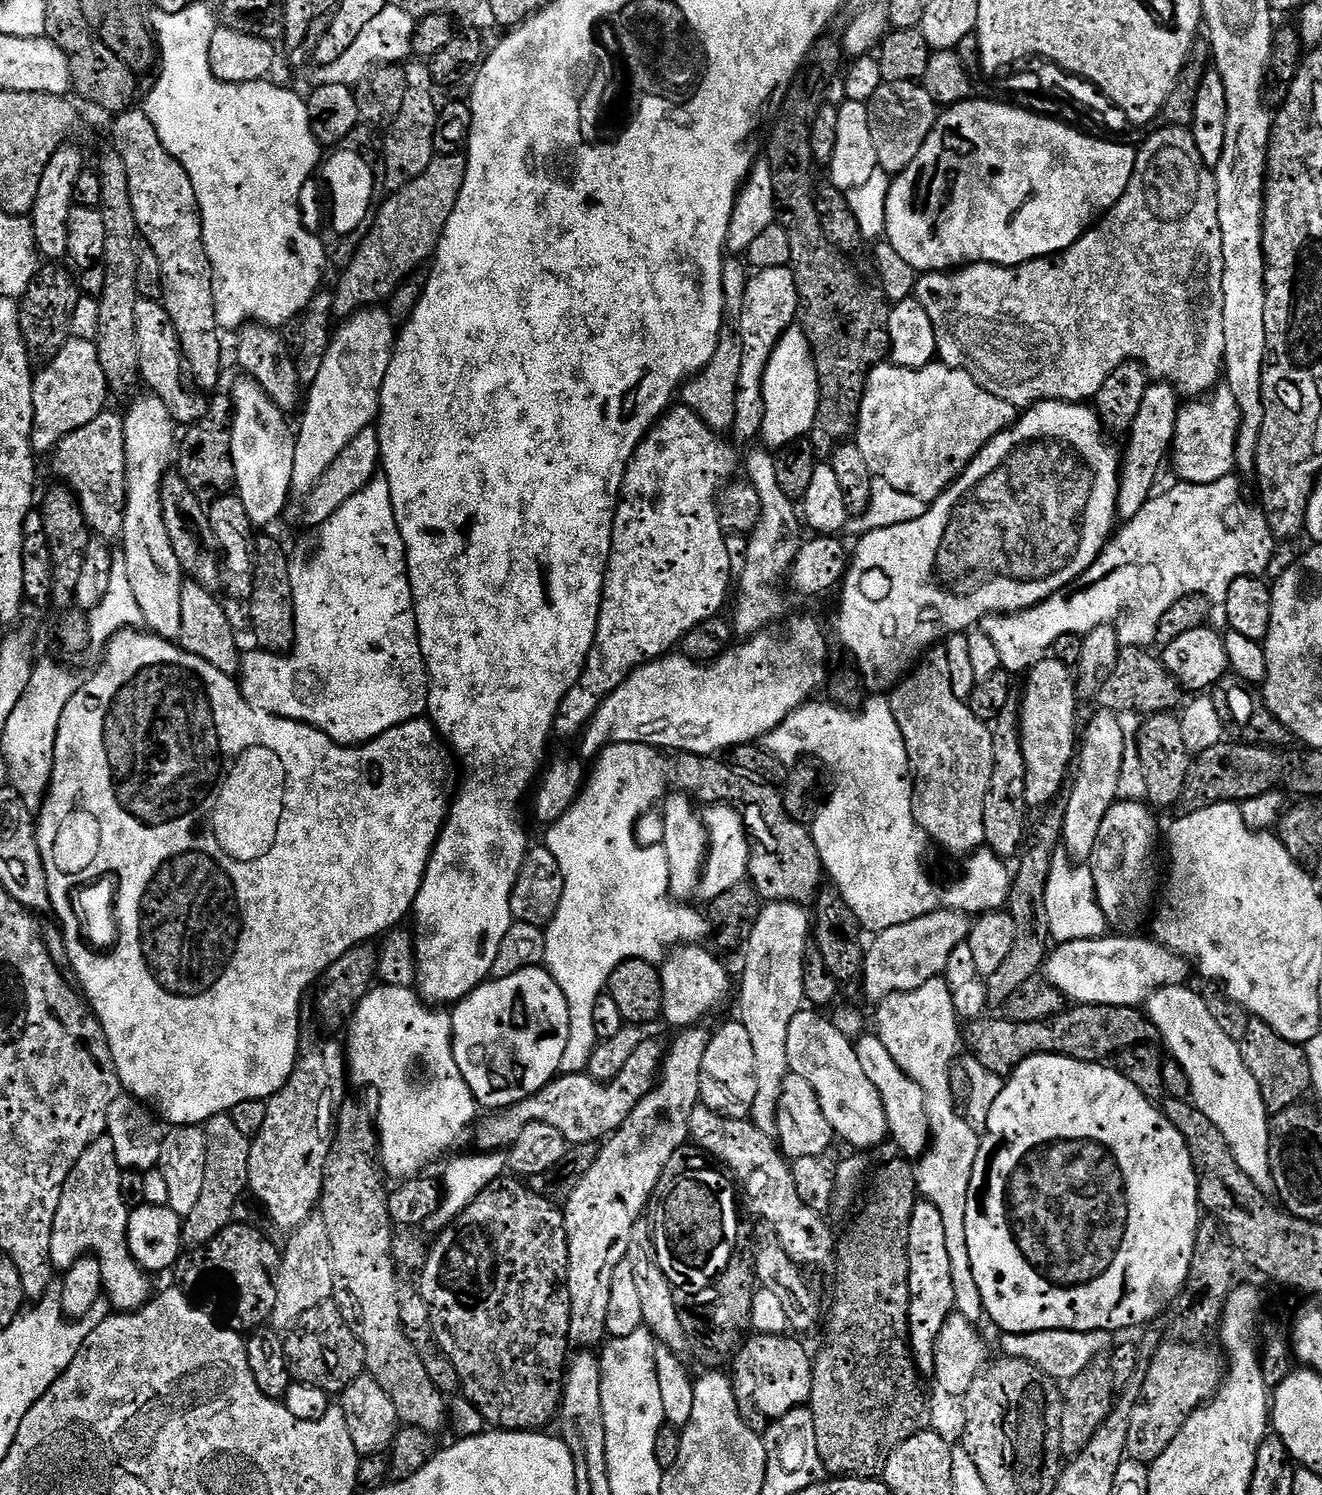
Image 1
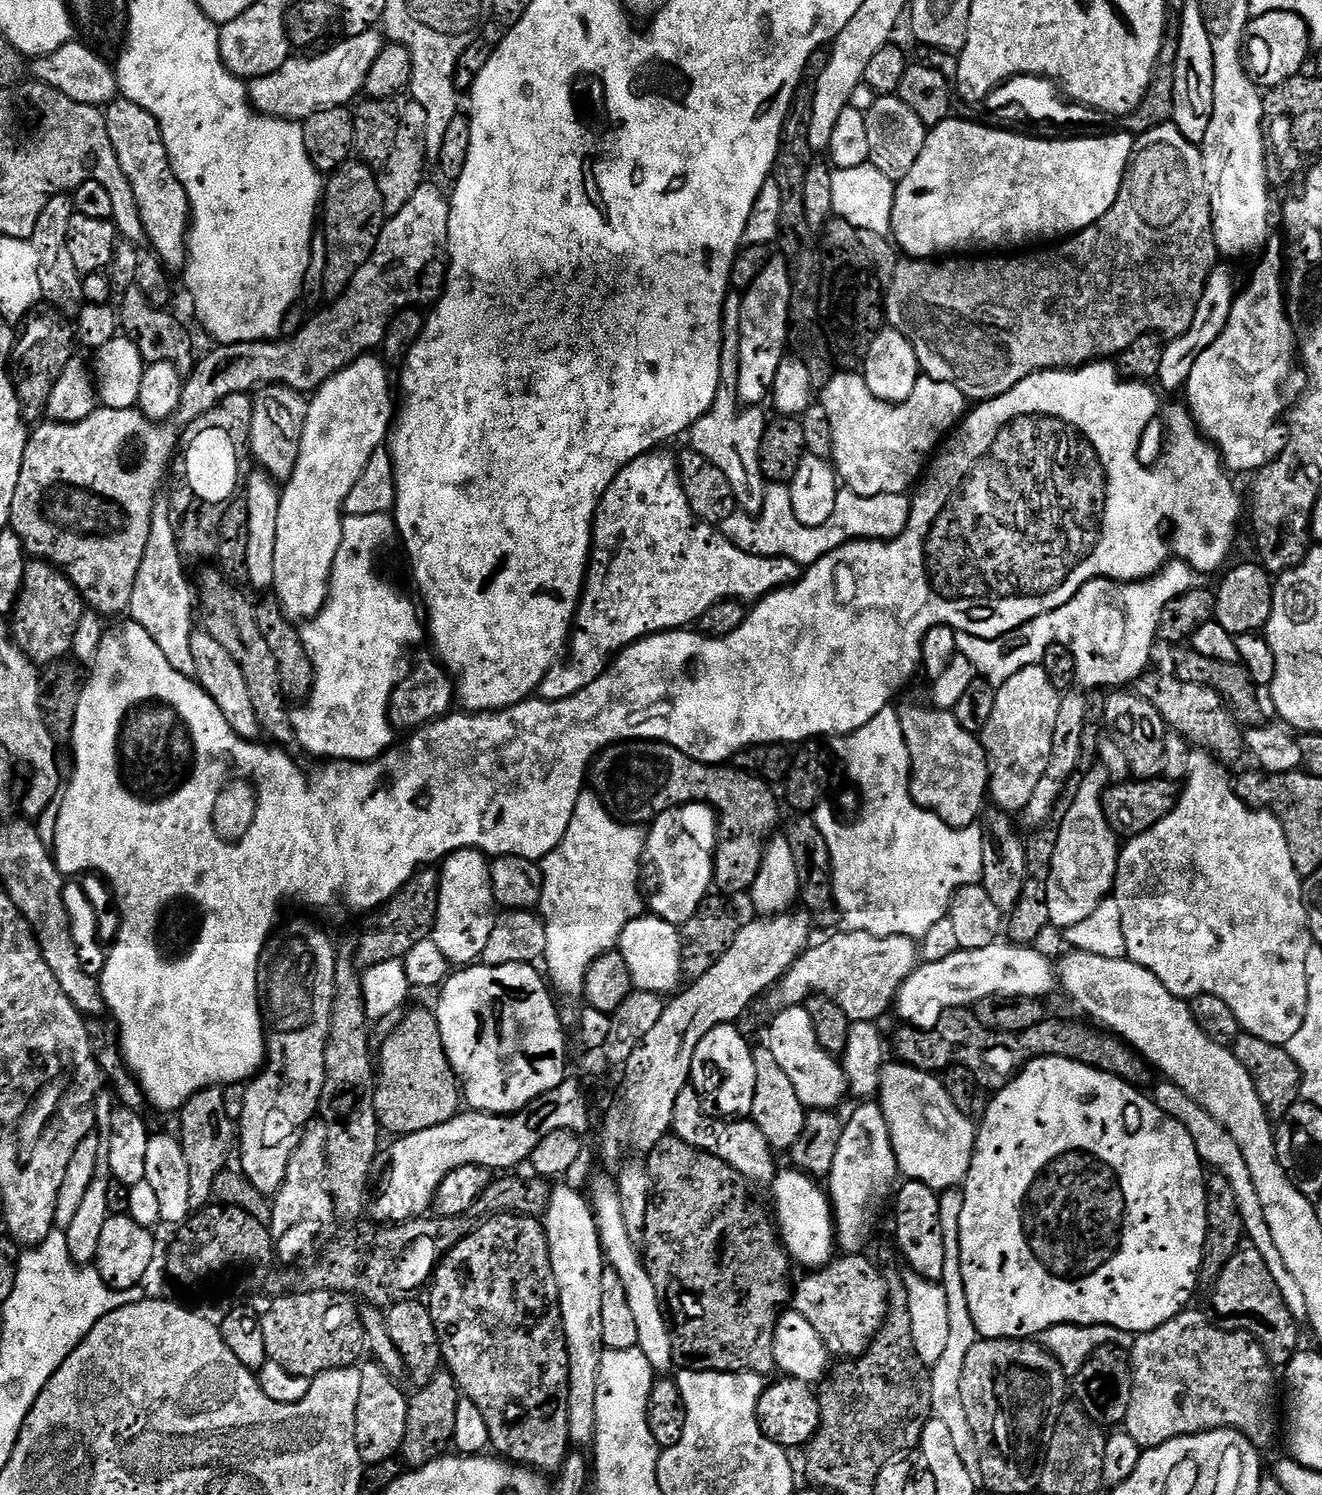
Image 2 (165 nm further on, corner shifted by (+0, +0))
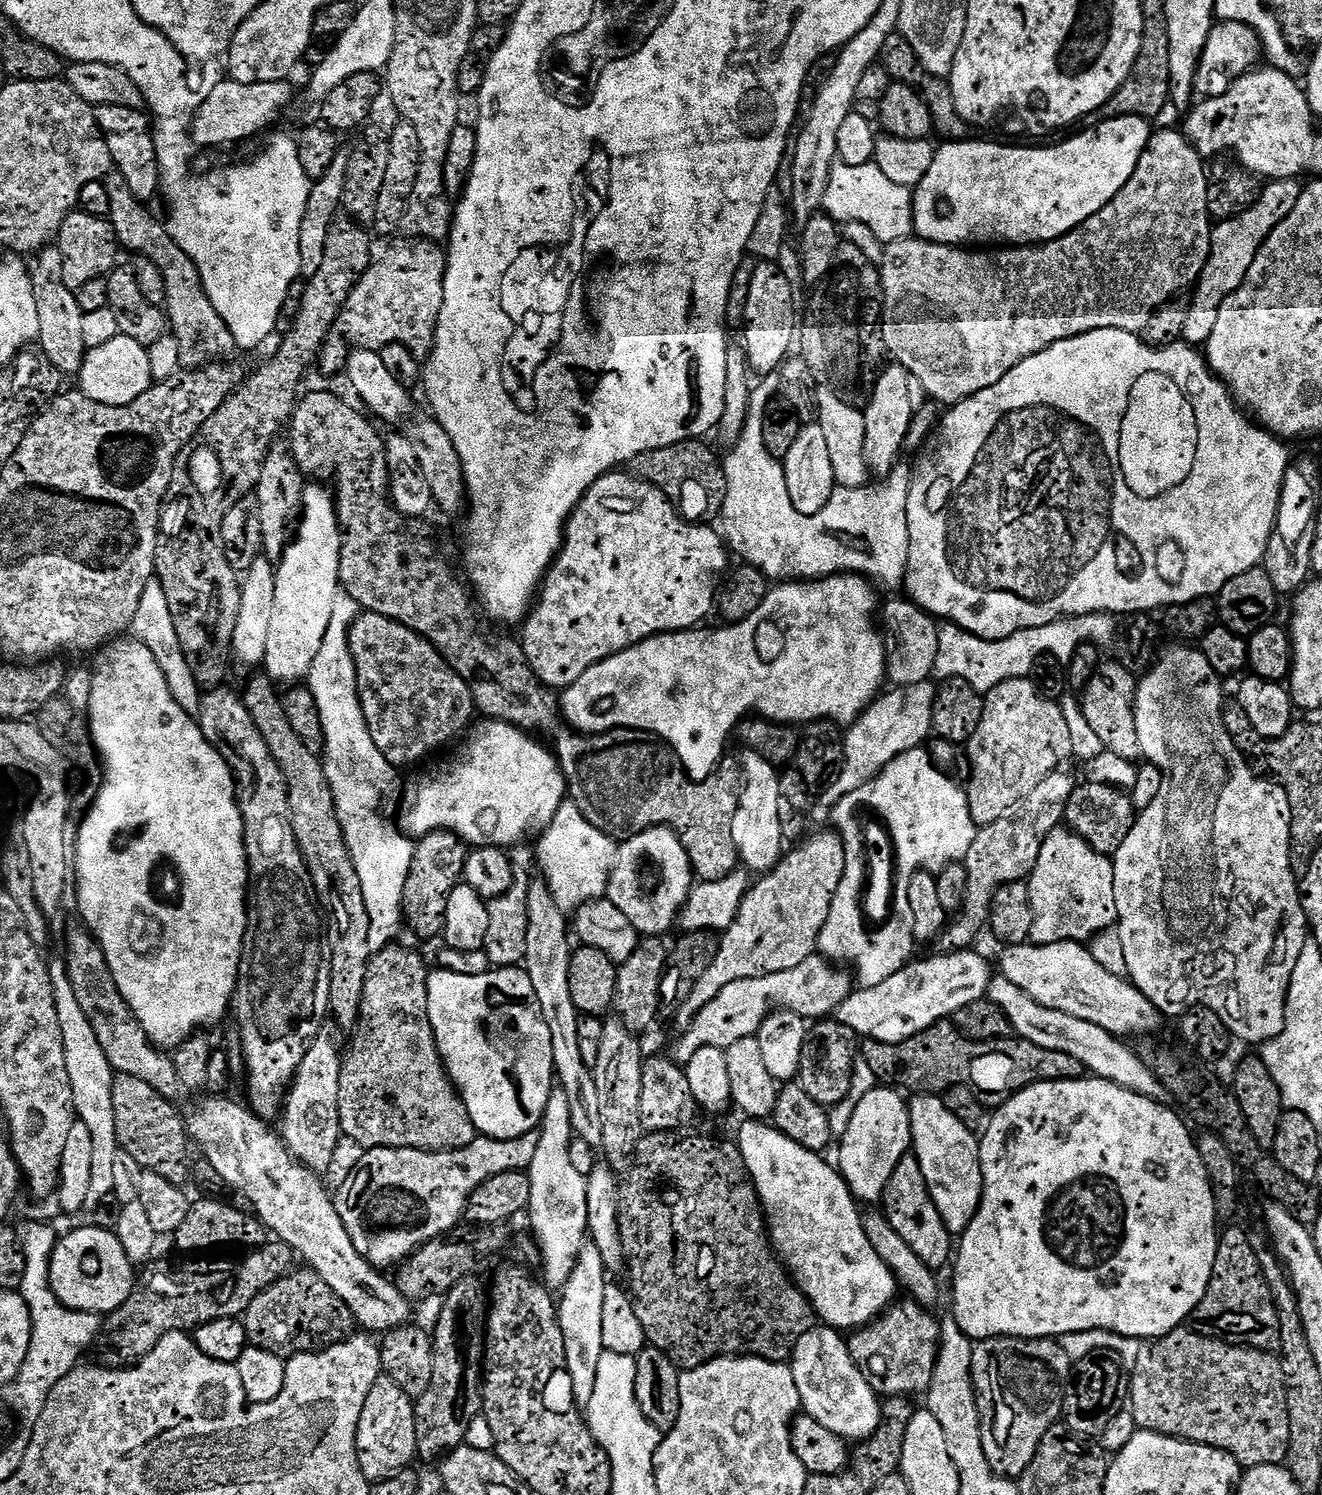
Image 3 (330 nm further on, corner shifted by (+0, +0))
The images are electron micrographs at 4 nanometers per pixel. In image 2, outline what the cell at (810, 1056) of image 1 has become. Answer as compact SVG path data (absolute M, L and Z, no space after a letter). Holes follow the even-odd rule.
M794 1006L777 1013L772 1019L767 1047L778 1061L797 1091L798 1100L806 1110L831 1111L838 1108L840 1100L847 1097L846 1075L841 1063L821 1046L814 1033L814 1024L807 1007Z

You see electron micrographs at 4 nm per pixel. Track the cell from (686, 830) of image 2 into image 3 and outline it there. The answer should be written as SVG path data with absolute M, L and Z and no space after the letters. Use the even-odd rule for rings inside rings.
M648 826L645 830L637 831L636 835L631 837L630 844L644 851L644 856L650 863L656 867L656 872L660 875L660 881L656 884L652 896L639 896L636 893L636 887L640 880L636 877L636 872L628 868L625 872L617 871L614 876L614 884L624 888L618 897L618 905L625 915L632 921L634 927L640 934L652 938L656 932L664 932L671 924L677 923L678 917L684 910L684 904L688 901L688 895L692 893L694 887L694 875L691 866L691 860L687 856L683 843L680 841L680 834L677 829L669 826Z

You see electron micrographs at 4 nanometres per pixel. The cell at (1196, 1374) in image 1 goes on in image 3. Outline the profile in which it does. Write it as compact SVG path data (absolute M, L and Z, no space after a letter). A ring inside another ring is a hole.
M1181 1326L1141 1347L1134 1358L1136 1369L1130 1372L1130 1411L1136 1419L1137 1429L1220 1448L1245 1469L1263 1464L1284 1464L1290 1450L1290 1414L1279 1355L1220 1339Z

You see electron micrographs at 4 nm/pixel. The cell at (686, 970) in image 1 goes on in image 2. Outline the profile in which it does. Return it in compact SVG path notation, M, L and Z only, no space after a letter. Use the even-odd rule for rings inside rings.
M642 914L626 924L617 949L626 960L632 985L637 991L668 996L681 987L680 980L684 978L679 959L682 944L683 937L677 925L651 914Z

